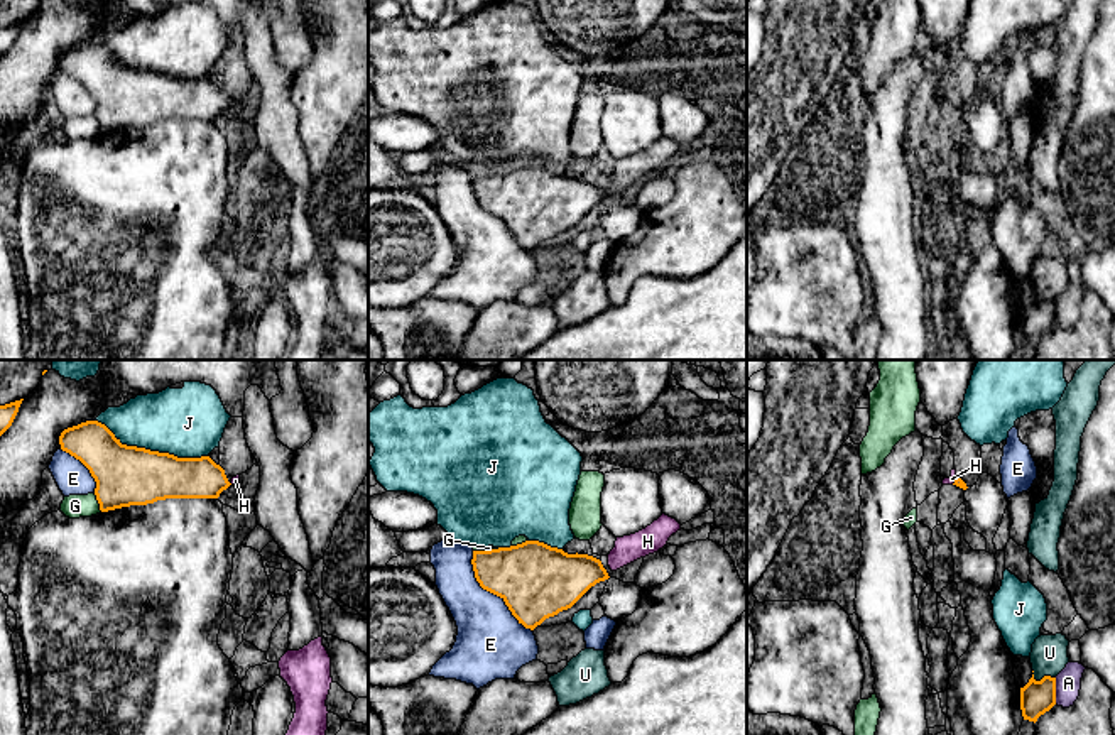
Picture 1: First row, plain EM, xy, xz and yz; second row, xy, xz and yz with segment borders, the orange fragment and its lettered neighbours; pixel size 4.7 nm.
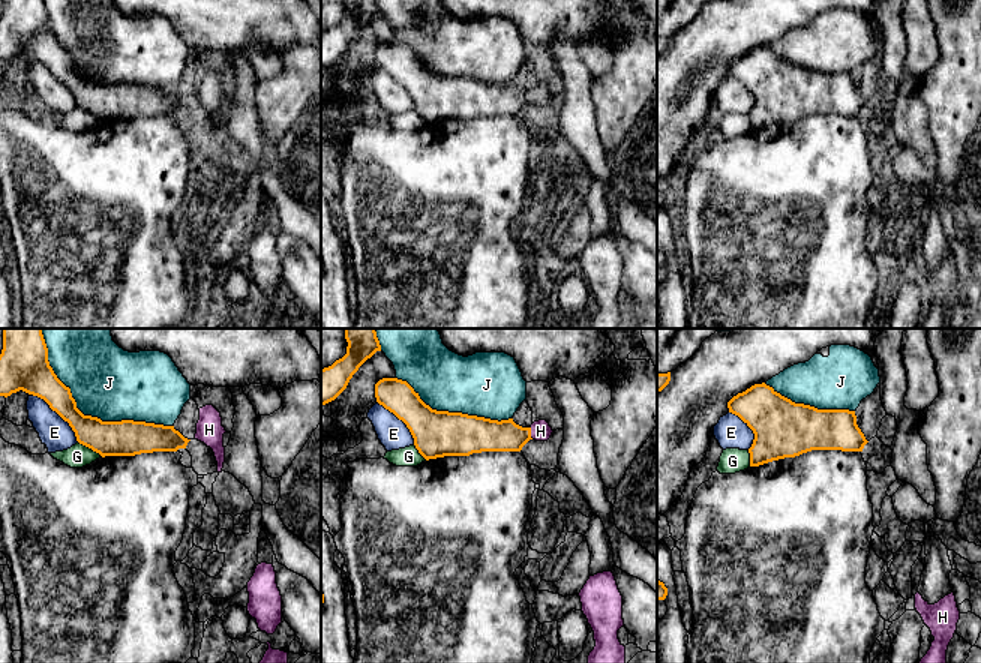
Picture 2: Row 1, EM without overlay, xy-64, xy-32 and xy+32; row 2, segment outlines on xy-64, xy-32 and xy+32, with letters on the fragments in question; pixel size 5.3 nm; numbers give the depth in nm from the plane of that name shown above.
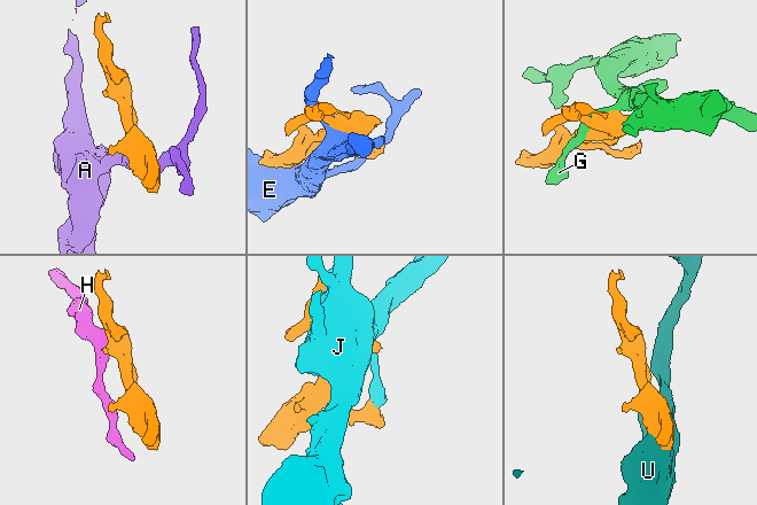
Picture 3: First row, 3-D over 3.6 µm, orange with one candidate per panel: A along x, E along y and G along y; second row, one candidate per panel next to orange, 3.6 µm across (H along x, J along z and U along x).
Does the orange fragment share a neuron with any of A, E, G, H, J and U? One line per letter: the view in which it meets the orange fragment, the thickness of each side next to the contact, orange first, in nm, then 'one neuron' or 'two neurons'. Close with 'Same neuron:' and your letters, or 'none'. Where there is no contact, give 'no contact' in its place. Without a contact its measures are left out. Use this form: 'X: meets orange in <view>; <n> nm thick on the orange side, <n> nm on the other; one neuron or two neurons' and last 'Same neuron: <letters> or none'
A: meets orange in yz; 160 nm thick on the orange side, 130 nm on the other; two neurons
E: meets orange in xz; 360 nm thick on the orange side, 340 nm on the other; two neurons
G: meets orange in xy; 280 nm thick on the orange side, 110 nm on the other; two neurons
H: meets orange in yz; 50 nm thick on the orange side, 40 nm on the other; one neuron
J: meets orange in xy; 280 nm thick on the orange side, 340 nm on the other; two neurons
U: meets orange in yz; 160 nm thick on the orange side, 180 nm on the other; two neurons
Same neuron: H

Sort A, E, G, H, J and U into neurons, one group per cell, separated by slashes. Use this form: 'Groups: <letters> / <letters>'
Groups: A / E / G / H / J / U

